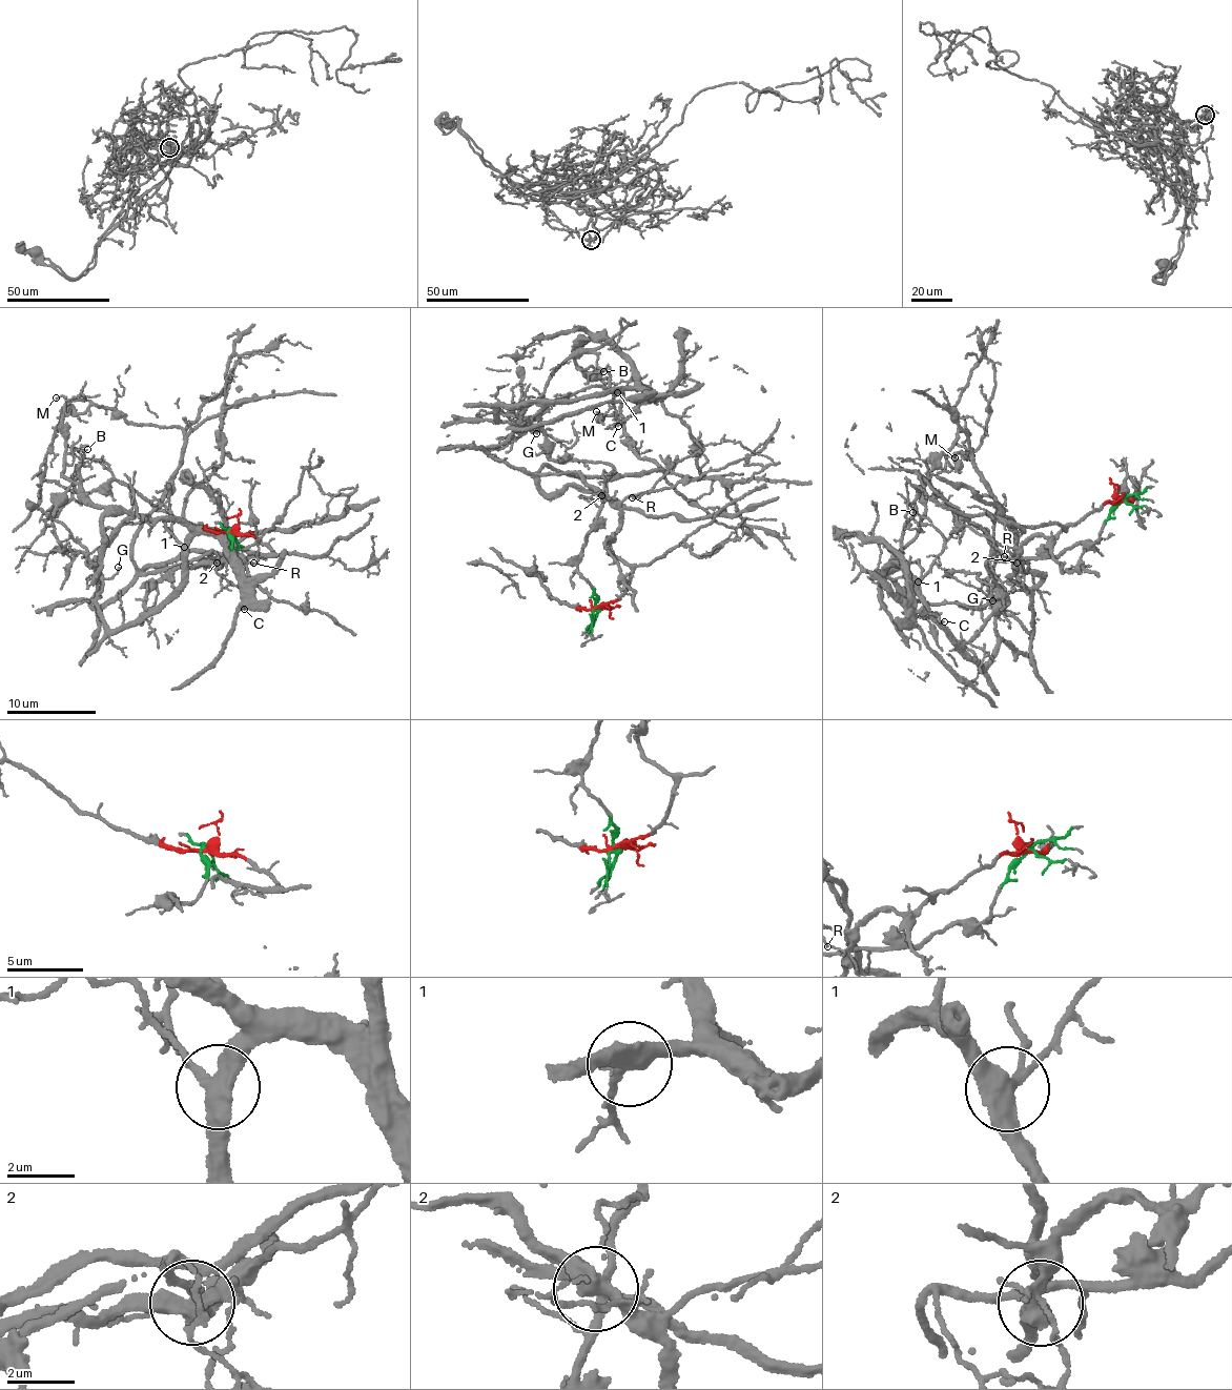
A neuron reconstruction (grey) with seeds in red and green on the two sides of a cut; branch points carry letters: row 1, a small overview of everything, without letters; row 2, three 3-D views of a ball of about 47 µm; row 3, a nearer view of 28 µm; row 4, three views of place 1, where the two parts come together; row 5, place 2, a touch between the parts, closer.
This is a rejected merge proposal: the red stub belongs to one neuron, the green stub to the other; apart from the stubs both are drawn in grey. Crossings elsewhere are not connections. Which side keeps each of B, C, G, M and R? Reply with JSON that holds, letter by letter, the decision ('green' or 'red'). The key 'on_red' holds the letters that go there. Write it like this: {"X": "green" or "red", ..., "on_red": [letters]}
{"B": "green", "C": "green", "G": "green", "M": "red", "R": "red", "on_red": ["M", "R"]}

